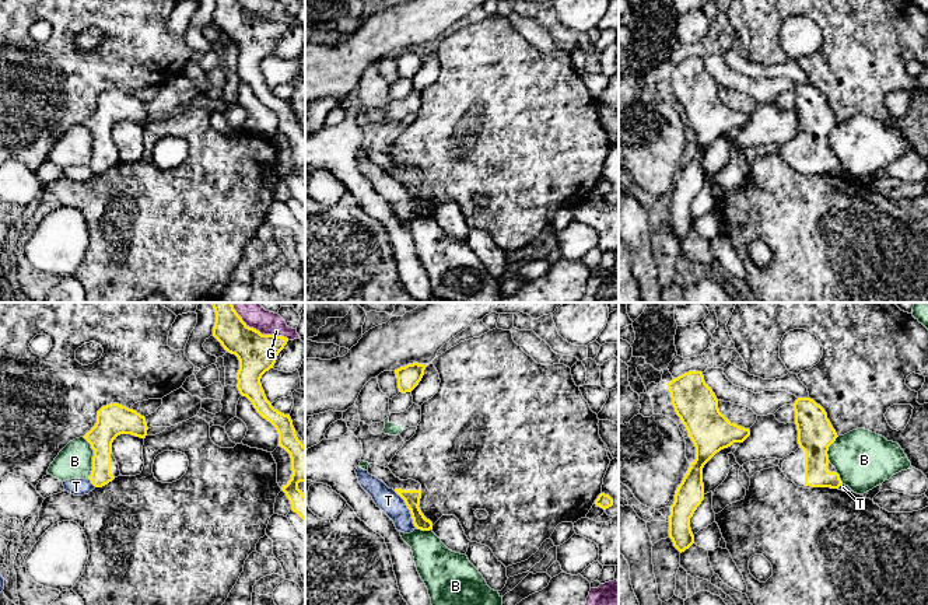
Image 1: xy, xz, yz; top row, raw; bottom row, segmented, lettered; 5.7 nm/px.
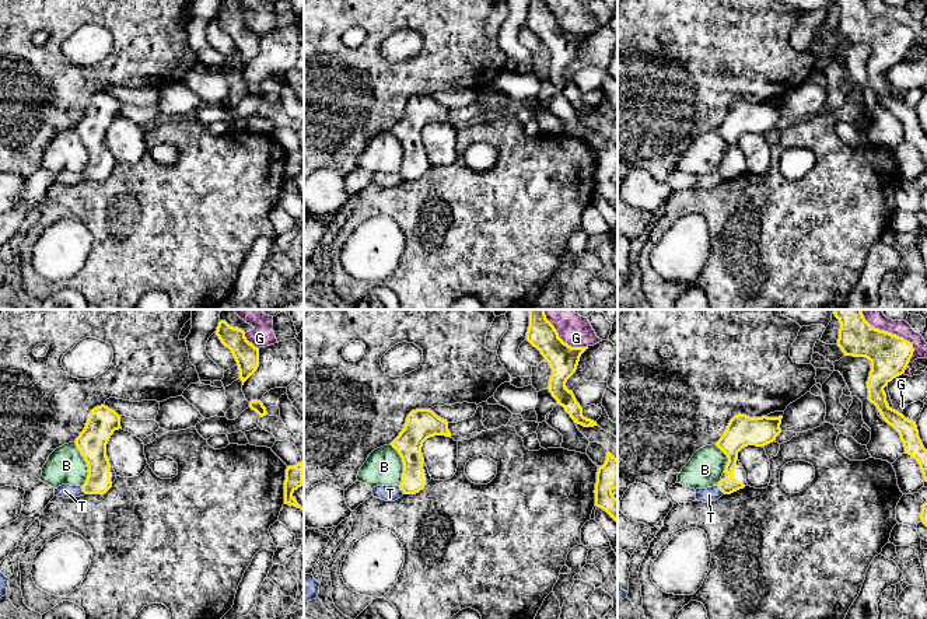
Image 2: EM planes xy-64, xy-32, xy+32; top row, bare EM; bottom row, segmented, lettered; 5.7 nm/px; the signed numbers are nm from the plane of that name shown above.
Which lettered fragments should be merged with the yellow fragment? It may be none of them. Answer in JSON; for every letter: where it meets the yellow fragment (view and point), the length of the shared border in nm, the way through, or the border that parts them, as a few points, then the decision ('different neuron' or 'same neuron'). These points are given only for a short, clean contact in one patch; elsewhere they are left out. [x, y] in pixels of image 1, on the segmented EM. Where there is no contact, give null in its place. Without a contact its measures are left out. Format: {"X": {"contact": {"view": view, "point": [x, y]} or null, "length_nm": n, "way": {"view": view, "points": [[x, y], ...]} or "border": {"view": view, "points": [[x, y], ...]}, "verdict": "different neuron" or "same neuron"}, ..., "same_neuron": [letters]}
{"B": {"contact": {"view": "xy", "point": [93, 458]}, "length_nm": 240, "verdict": "different neuron"}, "G": {"contact": {"view": "xy", "point": [258, 331]}, "length_nm": 400, "verdict": "different neuron"}, "T": {"contact": {"view": "xz", "point": [409, 509]}, "length_nm": 260, "border": {"view": "xz", "points": [[394, 490], [403, 500], [412, 523], [417, 528]]}, "verdict": "different neuron"}, "same_neuron": []}

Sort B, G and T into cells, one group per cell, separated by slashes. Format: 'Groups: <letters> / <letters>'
Groups: B / G / T

